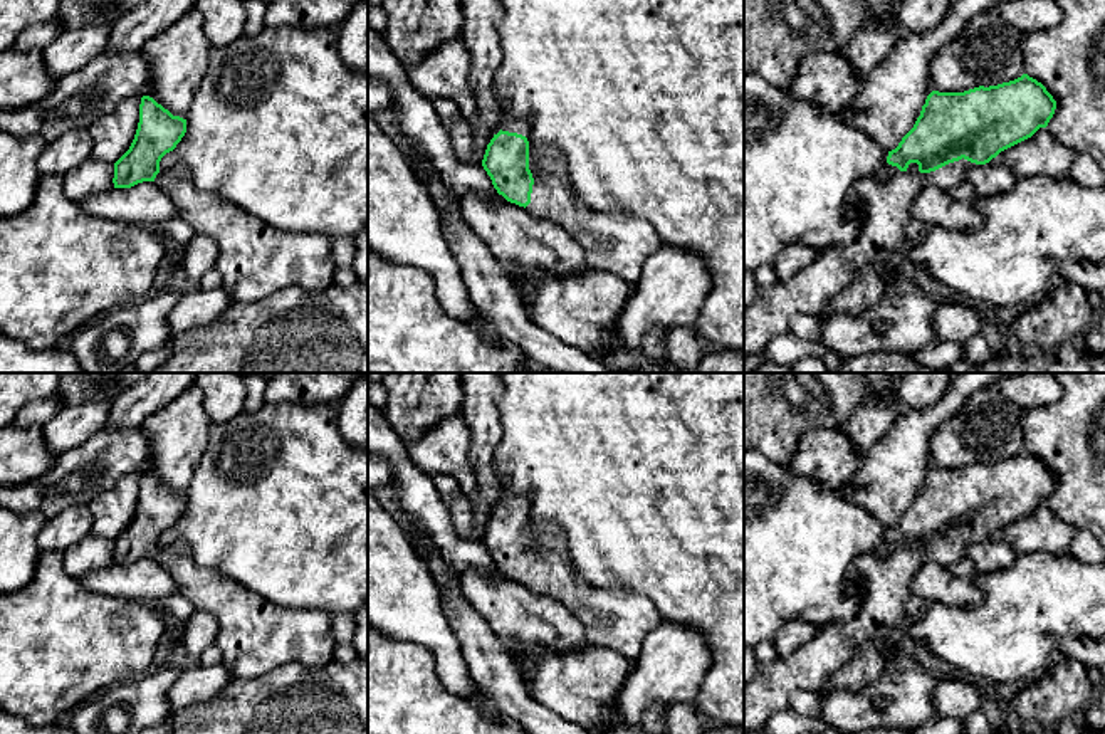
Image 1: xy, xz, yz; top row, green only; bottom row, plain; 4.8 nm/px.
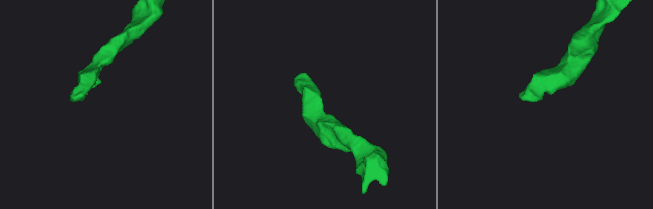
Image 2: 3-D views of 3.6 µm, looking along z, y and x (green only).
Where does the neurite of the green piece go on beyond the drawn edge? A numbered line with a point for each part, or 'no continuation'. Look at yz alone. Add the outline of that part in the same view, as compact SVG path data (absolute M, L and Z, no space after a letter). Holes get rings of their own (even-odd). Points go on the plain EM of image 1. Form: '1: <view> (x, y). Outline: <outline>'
no continuation

